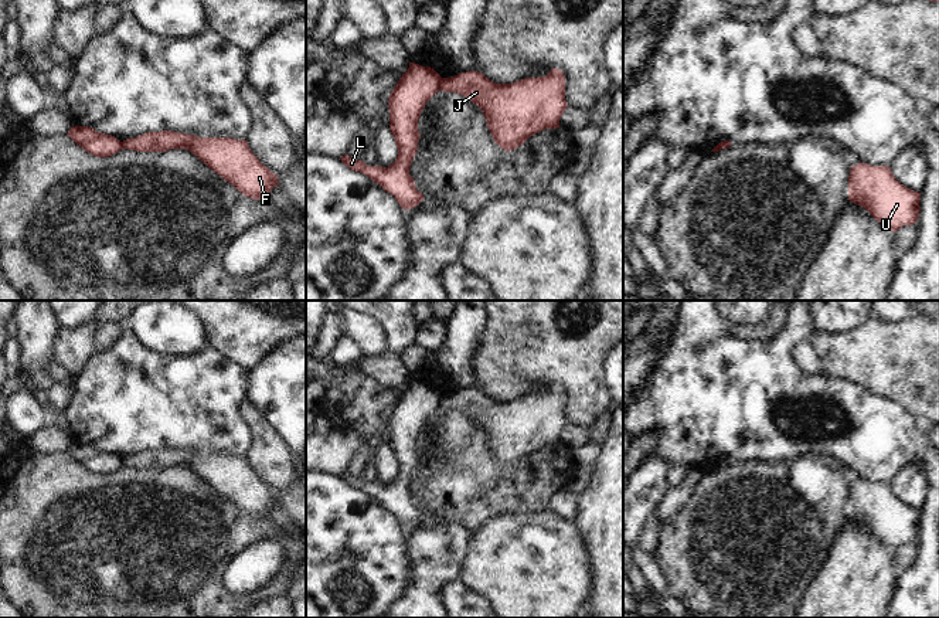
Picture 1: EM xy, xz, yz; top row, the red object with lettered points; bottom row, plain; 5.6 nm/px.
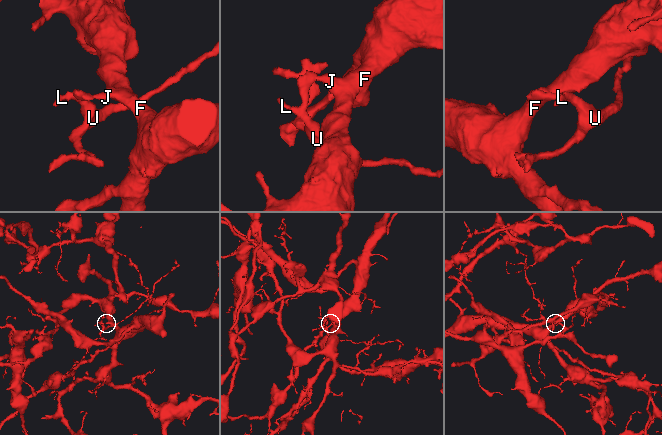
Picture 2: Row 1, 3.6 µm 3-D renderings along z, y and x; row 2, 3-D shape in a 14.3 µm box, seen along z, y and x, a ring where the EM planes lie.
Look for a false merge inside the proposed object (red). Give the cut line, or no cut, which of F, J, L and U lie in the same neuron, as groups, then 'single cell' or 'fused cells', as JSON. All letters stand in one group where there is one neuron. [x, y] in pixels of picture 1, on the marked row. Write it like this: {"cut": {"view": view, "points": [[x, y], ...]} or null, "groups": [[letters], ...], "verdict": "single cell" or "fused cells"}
{"cut": {"view": "xz", "points": [[444, 78], [439, 90]]}, "groups": [["F", "J"], ["L", "U"]], "verdict": "fused cells"}

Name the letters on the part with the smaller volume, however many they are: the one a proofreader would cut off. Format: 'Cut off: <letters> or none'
Cut off: L, U

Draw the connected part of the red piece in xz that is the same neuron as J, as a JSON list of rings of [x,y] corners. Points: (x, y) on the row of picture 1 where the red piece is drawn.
[[[551,68],[545,77],[496,84],[482,72],[467,71],[443,78],[440,91],[456,92],[482,111],[493,140],[506,152],[521,146],[530,136],[559,128],[565,101],[565,75]]]

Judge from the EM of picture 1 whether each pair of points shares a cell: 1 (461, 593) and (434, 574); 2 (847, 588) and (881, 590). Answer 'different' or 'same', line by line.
1: different
2: same

